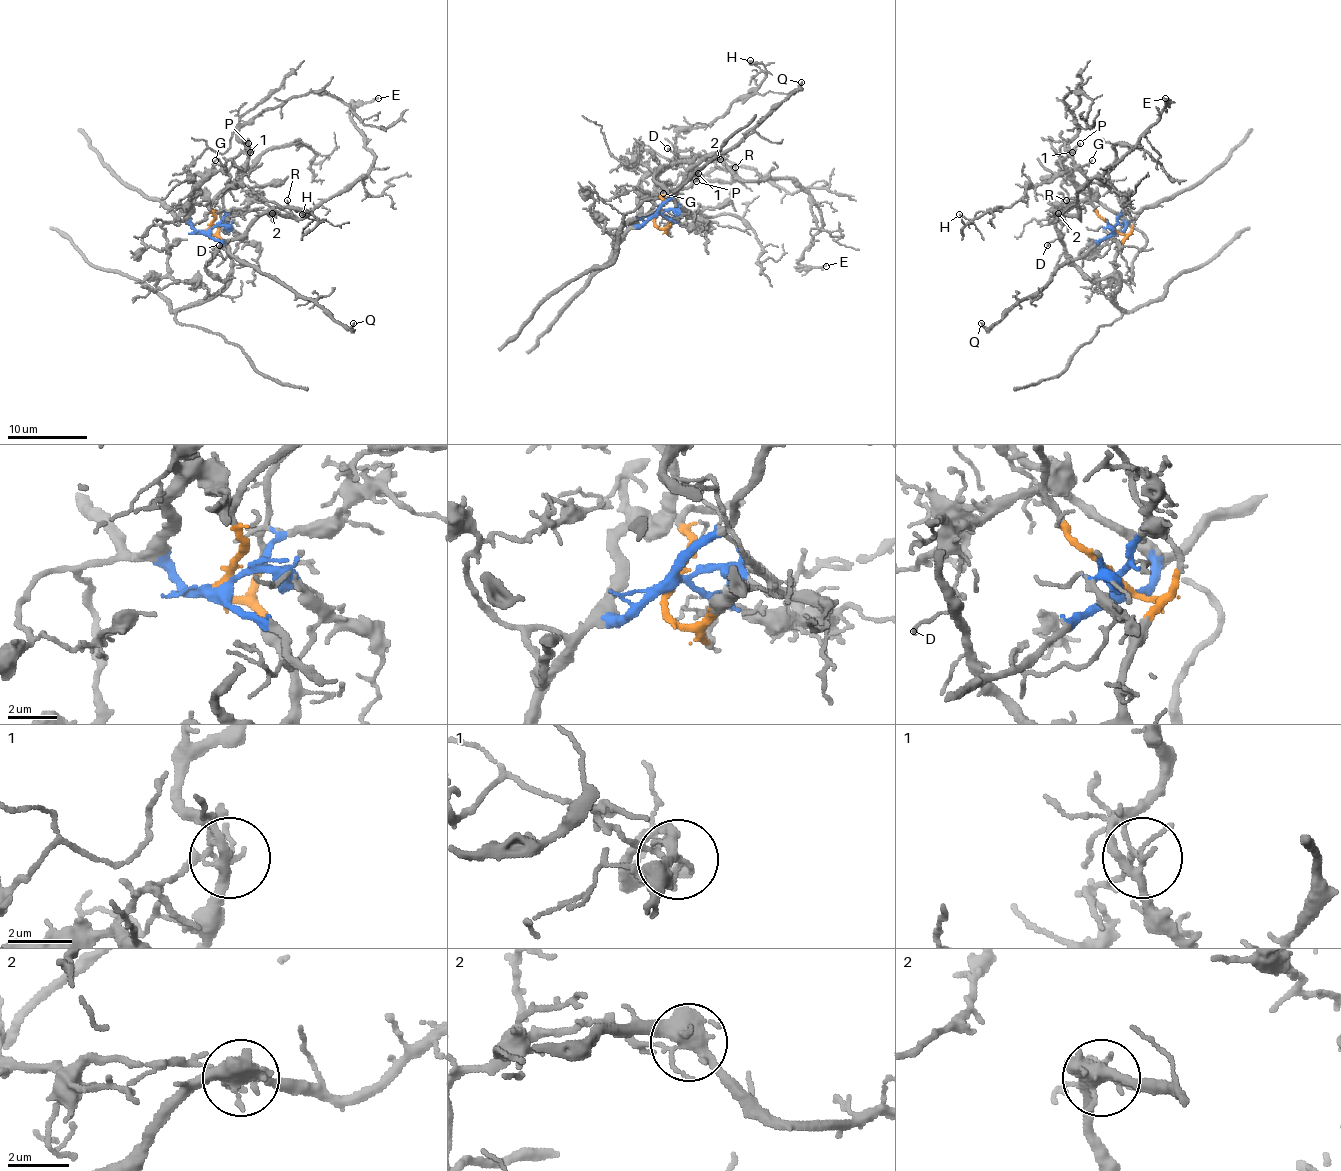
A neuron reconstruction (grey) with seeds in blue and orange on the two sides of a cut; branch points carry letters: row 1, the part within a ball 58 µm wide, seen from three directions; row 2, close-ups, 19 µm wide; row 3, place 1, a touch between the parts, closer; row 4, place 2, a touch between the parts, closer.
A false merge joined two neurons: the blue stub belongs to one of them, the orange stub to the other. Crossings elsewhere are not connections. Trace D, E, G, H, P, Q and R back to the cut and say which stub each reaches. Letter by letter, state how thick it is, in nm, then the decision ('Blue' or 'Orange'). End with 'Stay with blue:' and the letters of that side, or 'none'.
D: Thickness 140 nm. Orange
E: Thickness 130 nm. Orange
G: Thickness 110 nm. Orange
H: Thickness 120 nm. Blue
P: Thickness 110 nm. Orange
Q: Thickness 190 nm. Blue
R: Thickness 120 nm. Orange
Stay with blue: H, Q

